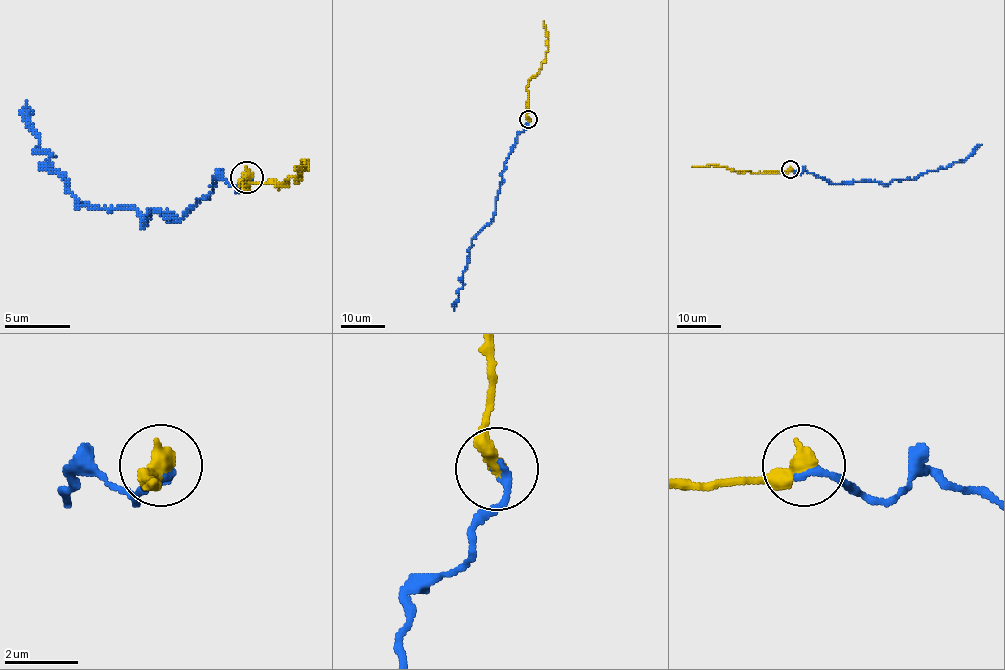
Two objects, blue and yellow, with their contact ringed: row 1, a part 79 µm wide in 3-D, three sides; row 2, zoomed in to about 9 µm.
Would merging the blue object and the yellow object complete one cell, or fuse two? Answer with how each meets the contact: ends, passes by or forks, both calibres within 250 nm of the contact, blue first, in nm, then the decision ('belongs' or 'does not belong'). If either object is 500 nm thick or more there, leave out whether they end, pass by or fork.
190/550 nm | belongs

